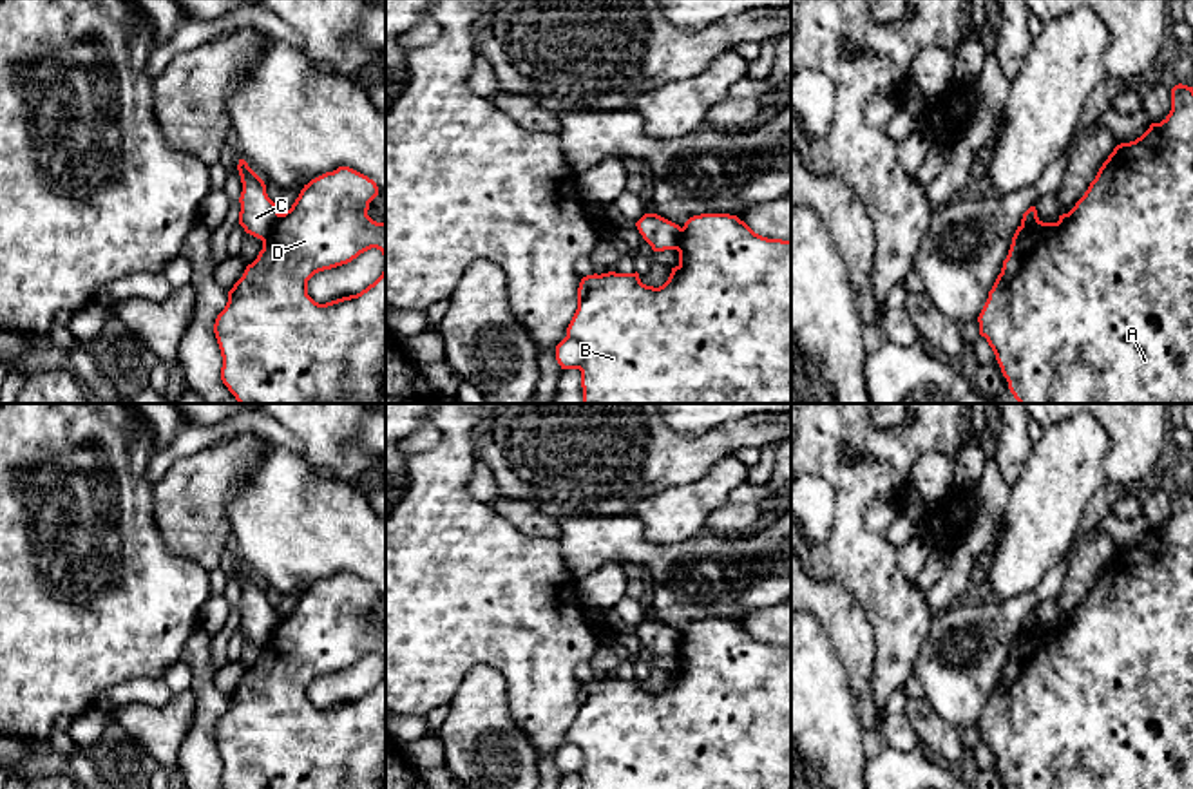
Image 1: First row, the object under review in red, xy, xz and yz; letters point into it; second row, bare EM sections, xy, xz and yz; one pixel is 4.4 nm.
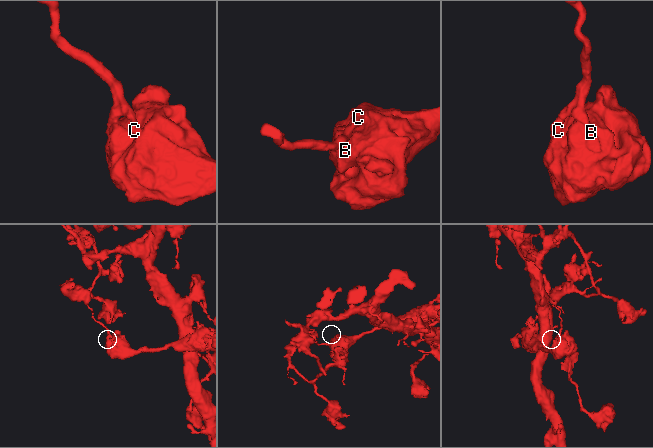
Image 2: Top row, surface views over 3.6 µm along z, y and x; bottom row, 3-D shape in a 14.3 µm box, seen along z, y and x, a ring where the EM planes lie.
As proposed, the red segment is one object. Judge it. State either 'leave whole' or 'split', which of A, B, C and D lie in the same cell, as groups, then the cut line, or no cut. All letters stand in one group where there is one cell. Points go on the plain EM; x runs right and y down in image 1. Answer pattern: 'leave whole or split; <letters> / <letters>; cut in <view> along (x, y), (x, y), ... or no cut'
split; A B D / C; cut in xz along (567, 739), (583, 755), (580, 773)

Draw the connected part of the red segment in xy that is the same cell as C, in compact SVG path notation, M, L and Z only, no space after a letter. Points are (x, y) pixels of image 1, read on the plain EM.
M244 565L237 570L243 597L239 603L239 630L246 639L264 646L275 633L281 619L266 599L264 586L248 572Z

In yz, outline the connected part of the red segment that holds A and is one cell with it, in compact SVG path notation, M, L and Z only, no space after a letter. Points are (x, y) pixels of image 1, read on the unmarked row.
M1193 492L1171 494L1171 516L1160 528L1130 548L1113 554L1075 612L1057 628L1017 632L1001 679L978 722L1008 789L1193 789Z

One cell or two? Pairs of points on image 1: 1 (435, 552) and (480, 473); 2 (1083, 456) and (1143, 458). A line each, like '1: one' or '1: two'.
1: two
2: two

